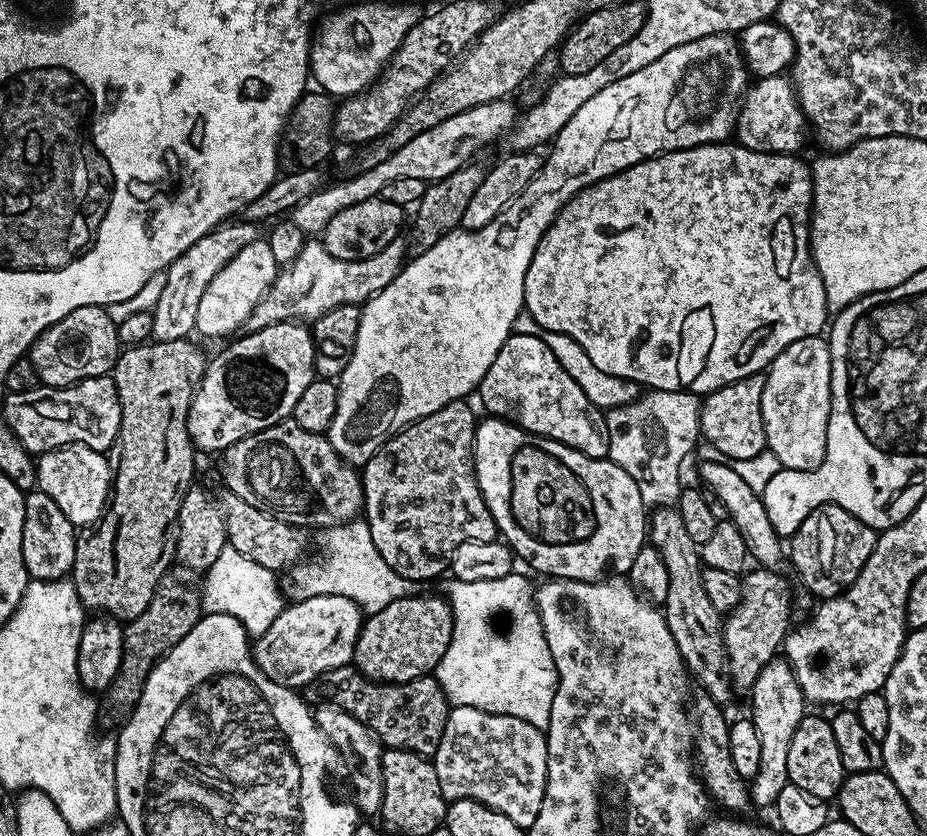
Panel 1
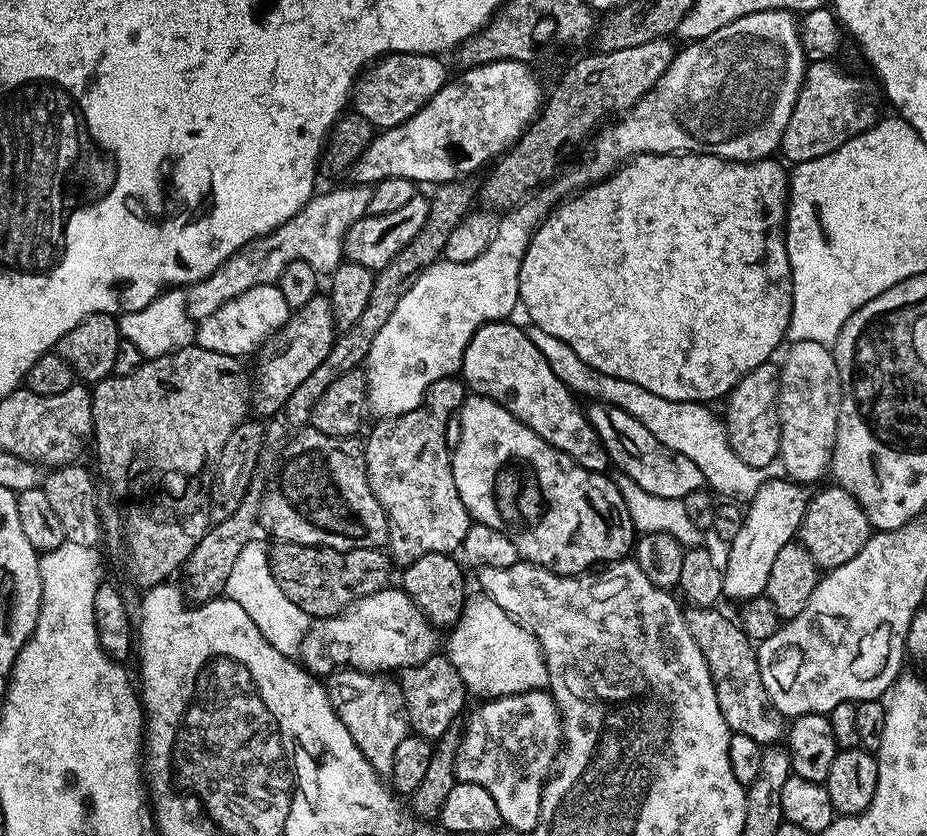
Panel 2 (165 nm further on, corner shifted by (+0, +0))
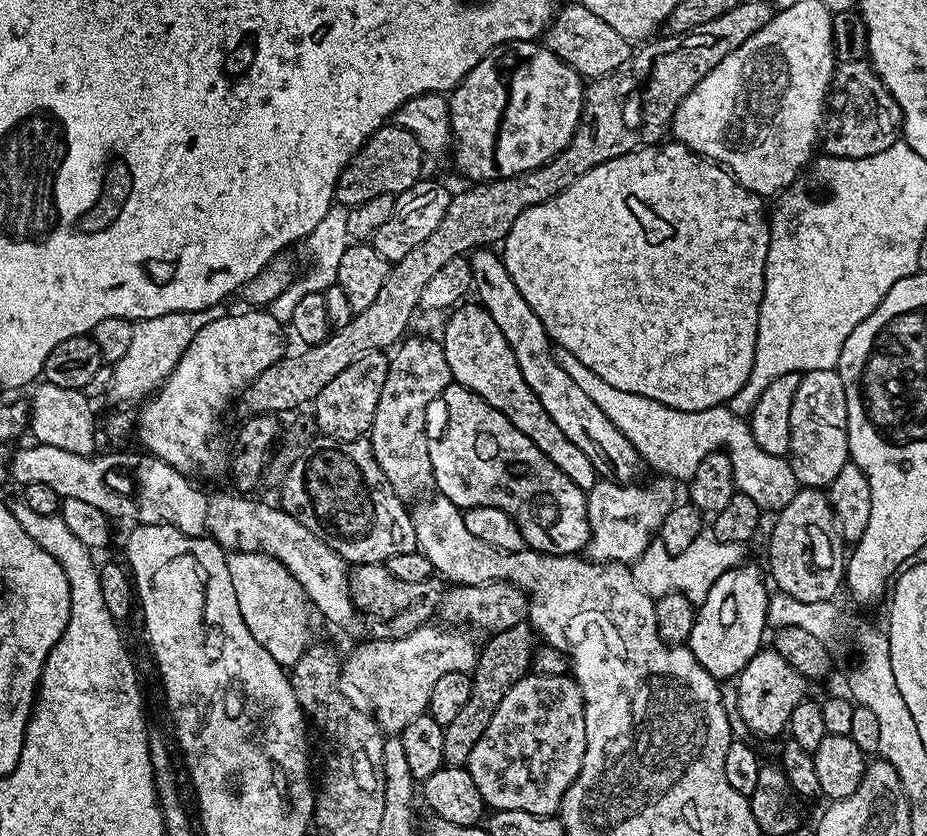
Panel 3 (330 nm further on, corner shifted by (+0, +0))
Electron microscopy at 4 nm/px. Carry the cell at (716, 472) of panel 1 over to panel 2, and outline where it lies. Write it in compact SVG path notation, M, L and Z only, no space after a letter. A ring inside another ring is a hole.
M589 403L586 408L588 422L596 428L604 449L608 451L609 461L625 472L631 483L637 484L648 494L658 498L674 498L683 500L686 494L705 487L702 470L686 458L686 454L678 454L678 450L670 450L670 446L662 446L638 418L626 414L626 410L616 408L613 404Z

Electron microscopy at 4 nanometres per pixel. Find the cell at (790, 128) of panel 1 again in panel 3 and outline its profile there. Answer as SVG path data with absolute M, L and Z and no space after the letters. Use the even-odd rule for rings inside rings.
M867 59L837 63L834 87L830 92L830 108L836 111L836 133L823 137L822 148L827 155L870 158L870 154L887 150L901 139L904 127L902 110Z

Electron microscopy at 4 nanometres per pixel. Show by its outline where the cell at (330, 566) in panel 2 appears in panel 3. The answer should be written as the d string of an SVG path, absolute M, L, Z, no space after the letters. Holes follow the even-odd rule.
M387 563L355 565L349 571L348 584L355 607L361 613L368 612L369 618L372 619L371 635L382 640L397 640L429 623L435 612L437 615L446 595L443 579L429 578L422 582L406 582L394 578Z

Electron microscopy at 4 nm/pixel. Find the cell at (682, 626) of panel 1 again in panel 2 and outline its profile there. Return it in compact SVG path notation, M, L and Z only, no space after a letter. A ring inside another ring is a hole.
M692 606L685 611L684 621L690 630L690 638L698 642L698 650L702 650L702 658L706 658L722 718L726 718L733 732L746 734L746 738L754 738L754 742L762 746L779 745L786 736L786 718L768 701L753 641L749 640L733 617L731 620L716 611L720 610Z

